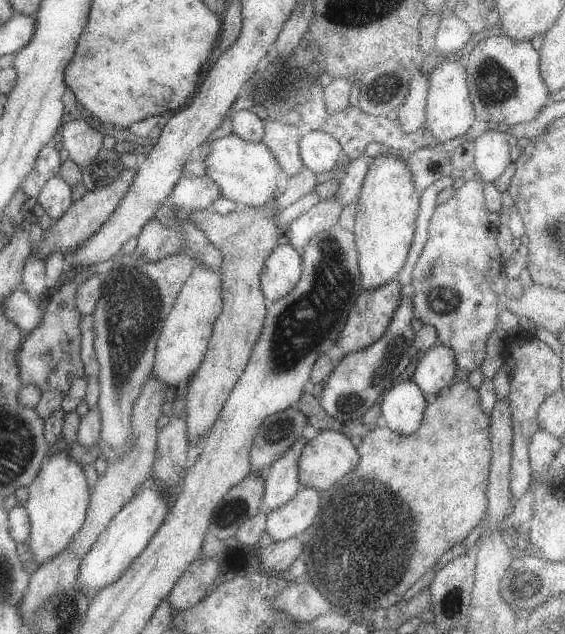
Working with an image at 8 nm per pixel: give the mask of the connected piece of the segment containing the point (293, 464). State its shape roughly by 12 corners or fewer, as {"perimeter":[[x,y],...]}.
{"perimeter":[[309,440],[267,468],[259,512],[279,508],[301,488],[297,464]]}

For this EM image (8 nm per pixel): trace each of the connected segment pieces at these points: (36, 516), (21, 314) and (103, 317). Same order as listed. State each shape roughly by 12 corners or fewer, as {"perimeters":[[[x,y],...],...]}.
{"perimeters":[[[61,444],[25,488],[33,562],[85,522],[91,488]],[[21,288],[3,300],[1,310],[23,334],[45,314]],[[123,250],[91,314],[99,448],[125,448],[157,332],[195,270]]]}

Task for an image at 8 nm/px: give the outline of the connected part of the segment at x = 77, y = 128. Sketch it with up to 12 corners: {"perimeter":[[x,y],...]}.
{"perimeter":[[83,120],[57,132],[57,146],[87,168],[103,148],[103,136]]}

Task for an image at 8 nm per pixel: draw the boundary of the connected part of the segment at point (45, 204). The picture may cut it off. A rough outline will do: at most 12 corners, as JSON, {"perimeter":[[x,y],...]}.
{"perimeter":[[57,174],[35,200],[57,220],[73,204],[71,186]]}

